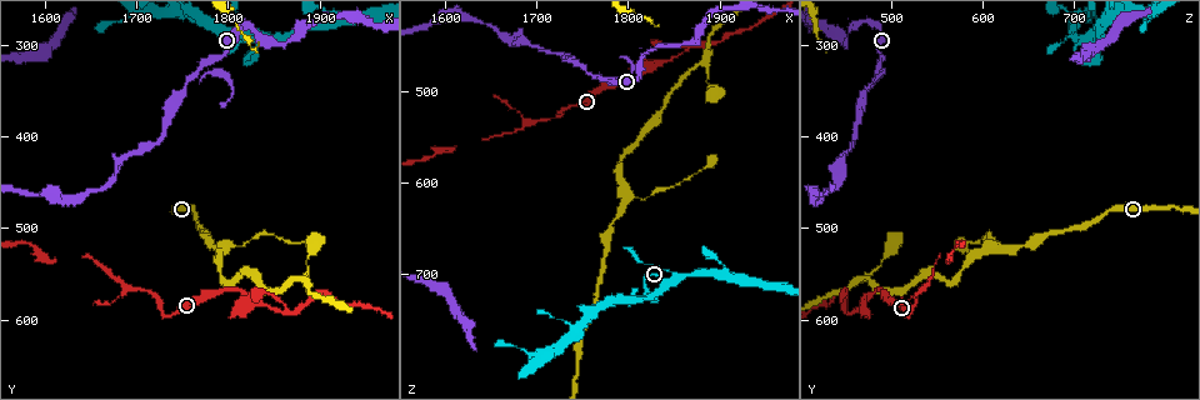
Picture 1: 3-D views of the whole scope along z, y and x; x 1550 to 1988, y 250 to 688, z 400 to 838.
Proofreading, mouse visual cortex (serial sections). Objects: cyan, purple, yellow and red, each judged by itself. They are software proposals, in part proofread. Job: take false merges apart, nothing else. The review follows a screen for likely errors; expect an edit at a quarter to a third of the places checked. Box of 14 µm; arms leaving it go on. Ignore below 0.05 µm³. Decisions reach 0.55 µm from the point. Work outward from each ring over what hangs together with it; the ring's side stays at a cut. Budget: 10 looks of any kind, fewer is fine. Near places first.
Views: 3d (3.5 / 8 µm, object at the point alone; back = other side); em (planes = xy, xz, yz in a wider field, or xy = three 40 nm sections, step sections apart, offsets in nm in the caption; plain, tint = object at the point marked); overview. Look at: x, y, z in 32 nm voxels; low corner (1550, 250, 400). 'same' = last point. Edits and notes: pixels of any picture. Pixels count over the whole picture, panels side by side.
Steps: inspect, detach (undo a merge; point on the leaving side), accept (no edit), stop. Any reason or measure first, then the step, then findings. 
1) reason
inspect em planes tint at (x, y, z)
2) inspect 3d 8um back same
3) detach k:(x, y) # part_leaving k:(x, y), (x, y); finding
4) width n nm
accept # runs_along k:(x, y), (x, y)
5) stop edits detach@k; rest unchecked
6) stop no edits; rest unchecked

inspect 3d 3.5um at (1720, 570, 530)

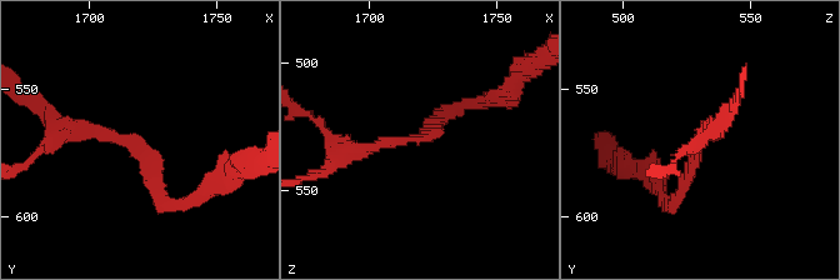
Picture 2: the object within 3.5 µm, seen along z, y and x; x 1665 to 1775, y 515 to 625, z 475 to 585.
inspect em xy step 3 tint at (1716, 572, 529)

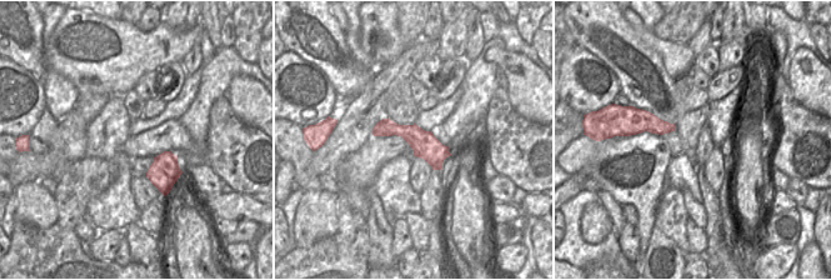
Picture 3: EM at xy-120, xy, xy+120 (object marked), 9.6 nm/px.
accept # runs_along 3:(375, 131), (404, 130), (445, 153); all the same cell

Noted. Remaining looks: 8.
three-way junction
inspect 3d 3.5um back at (1865, 590, 455)

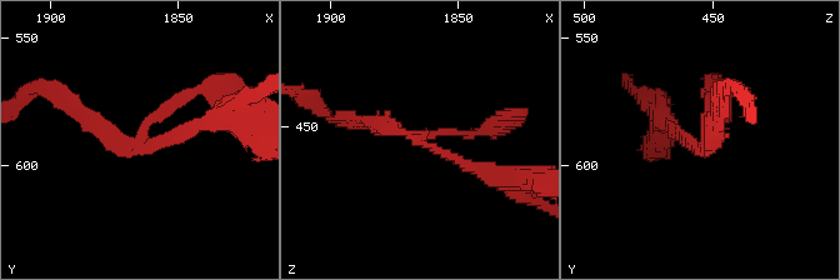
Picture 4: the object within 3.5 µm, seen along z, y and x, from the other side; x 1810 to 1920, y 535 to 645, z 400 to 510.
arms 3; arm_widths 100, 200, 200 nm; now the EM
inspect em planes tint at (1864, 592, 455)

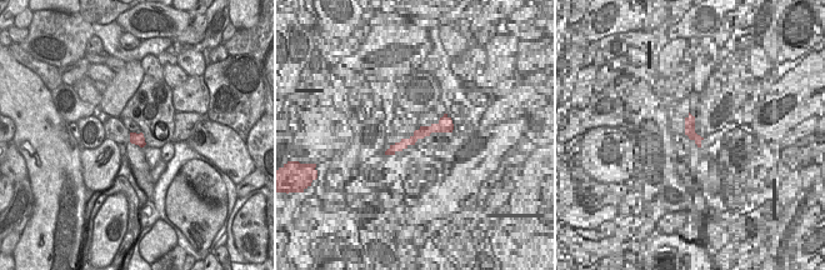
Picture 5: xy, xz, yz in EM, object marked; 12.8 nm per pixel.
detach 4:(169, 105) # two cells meet here

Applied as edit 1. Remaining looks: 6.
inspect overview

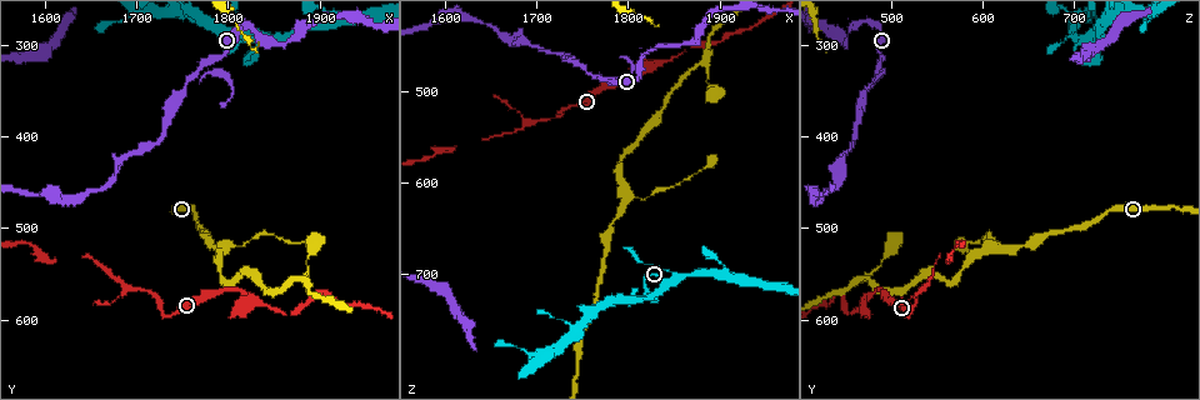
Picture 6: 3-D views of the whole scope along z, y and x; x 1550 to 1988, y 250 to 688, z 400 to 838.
branch point
inspect 3d 3.5um at (1795, 520, 620)

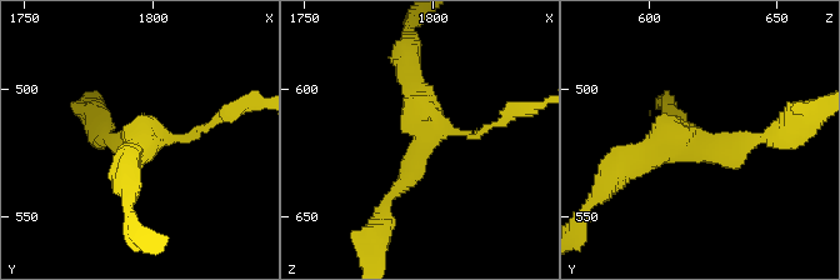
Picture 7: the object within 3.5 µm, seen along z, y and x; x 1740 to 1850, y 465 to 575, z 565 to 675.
arms 3; arm_widths 100, 200, 350 nm; shape alone is not enough
inspect em planes tint at (1797, 521, 616)

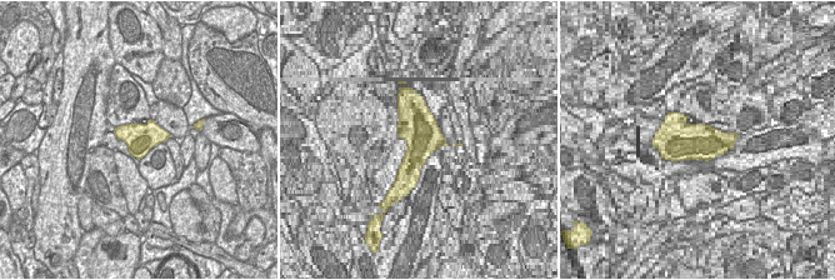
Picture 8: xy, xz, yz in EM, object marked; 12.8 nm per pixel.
another direction
inspect em xy step 2 tint same

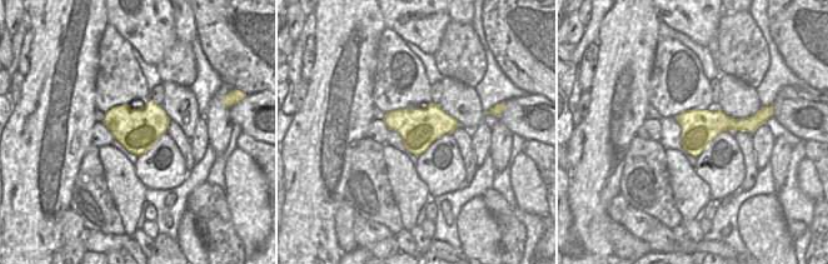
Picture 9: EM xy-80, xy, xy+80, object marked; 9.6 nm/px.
detach 7:(216, 119) # part_leaving 7:(183, 138), (244, 103), (259, 103); a second cell is stuck on

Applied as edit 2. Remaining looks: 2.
abrupt turn
inspect em xy step 2 tint at (1770, 320, 485)

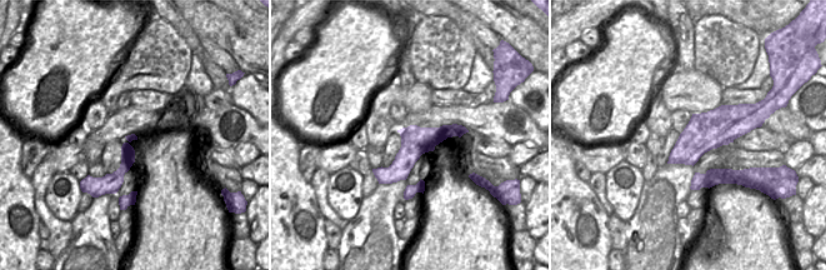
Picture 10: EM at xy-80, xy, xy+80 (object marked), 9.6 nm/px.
inspect 3d 3.5um same

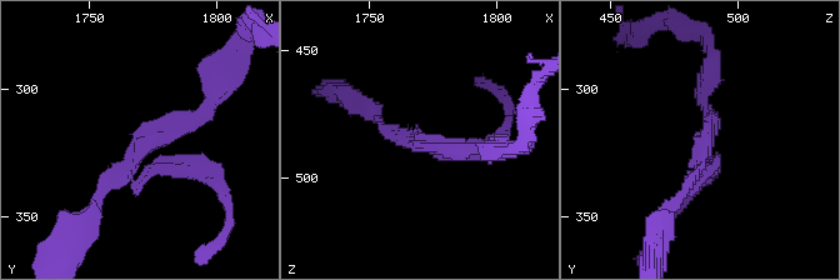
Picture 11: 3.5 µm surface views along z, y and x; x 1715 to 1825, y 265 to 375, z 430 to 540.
accept # runs_along 11:(211, 100), (154, 135), (93, 204); all the same cell

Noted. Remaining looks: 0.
stop edits detach@4, detach@7; rest unchecked

